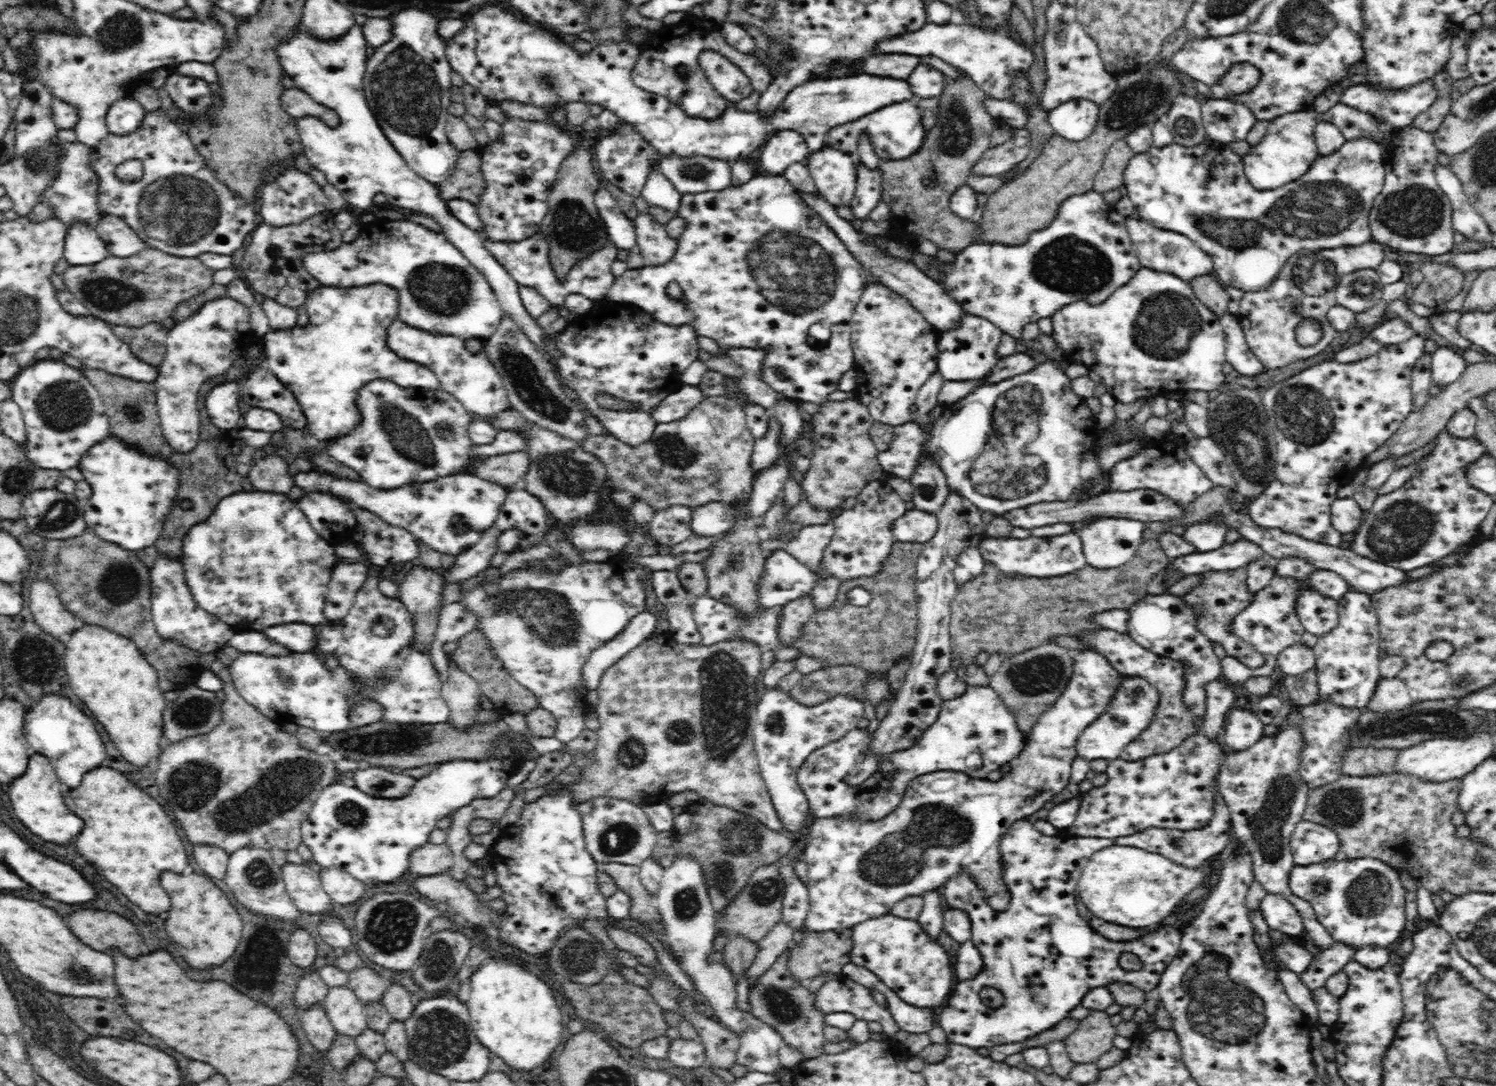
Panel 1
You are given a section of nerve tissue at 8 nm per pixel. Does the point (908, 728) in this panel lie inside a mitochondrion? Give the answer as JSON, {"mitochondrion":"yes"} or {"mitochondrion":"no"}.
{"mitochondrion":"no"}

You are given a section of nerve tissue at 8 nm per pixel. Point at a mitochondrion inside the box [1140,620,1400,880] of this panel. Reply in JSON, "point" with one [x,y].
{"point":[1268,827]}

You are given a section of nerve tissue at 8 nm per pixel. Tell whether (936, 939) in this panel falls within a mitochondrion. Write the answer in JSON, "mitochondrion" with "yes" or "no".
{"mitochondrion":"no"}

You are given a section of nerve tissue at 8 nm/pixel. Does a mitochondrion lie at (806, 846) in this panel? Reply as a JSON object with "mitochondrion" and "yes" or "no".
{"mitochondrion":"no"}

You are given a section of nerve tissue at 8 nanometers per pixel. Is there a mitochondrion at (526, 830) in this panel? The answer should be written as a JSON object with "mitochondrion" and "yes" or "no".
{"mitochondrion":"no"}

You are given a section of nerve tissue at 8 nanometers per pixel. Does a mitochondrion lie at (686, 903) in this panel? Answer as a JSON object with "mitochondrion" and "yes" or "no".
{"mitochondrion":"yes"}

